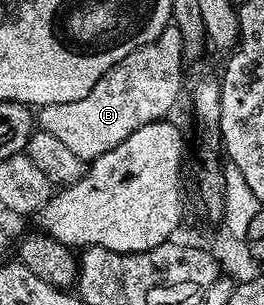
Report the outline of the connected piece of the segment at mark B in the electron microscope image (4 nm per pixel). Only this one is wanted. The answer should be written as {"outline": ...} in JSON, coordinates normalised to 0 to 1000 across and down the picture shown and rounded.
{"outline":[[[659,85],[621,92],[583,138],[477,177],[462,203],[371,256],[356,295],[341,295],[326,321],[163,344],[144,367],[148,430],[205,439],[205,452],[223,452],[311,528],[367,525],[386,505],[432,492],[432,479],[477,466],[508,426],[640,377],[667,325],[678,315],[686,325],[705,275],[697,220],[689,111]]]}

